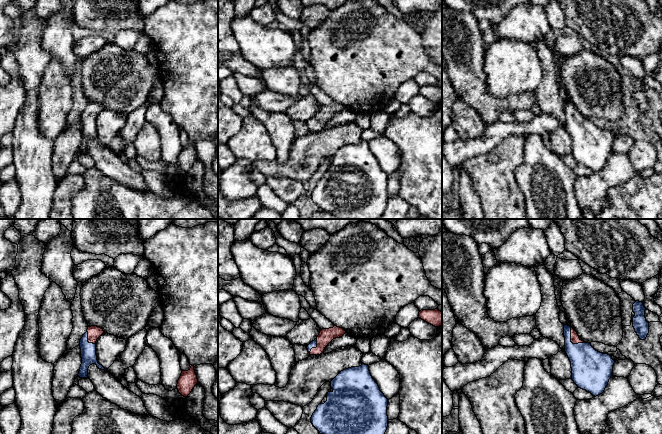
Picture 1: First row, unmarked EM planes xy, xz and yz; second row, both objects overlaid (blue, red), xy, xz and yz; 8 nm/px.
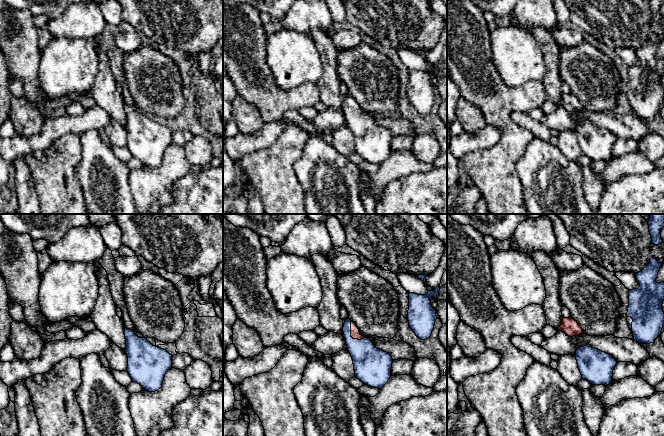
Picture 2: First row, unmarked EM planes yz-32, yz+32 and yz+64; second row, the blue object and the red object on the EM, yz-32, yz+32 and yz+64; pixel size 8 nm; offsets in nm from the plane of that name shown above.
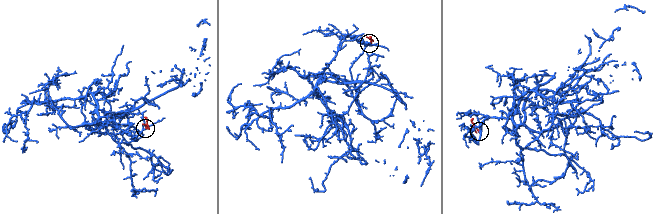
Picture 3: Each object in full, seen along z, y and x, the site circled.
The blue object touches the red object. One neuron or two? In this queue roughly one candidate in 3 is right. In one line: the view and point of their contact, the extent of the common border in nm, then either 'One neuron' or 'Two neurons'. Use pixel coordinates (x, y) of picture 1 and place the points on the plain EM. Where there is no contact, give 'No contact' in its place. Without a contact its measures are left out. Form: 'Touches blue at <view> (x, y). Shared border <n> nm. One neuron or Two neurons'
Touches blue at yz (570, 117). Shared border 180 nm. One neuron

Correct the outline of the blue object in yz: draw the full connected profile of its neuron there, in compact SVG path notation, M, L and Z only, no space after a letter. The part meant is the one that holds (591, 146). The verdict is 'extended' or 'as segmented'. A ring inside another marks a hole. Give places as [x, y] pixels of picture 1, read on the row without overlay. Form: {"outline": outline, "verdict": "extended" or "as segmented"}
{"outline": "M564 101L565 128L571 138L572 156L593 172L602 170L612 152L615 137L582 117L577 108Z", "verdict": "extended"}

